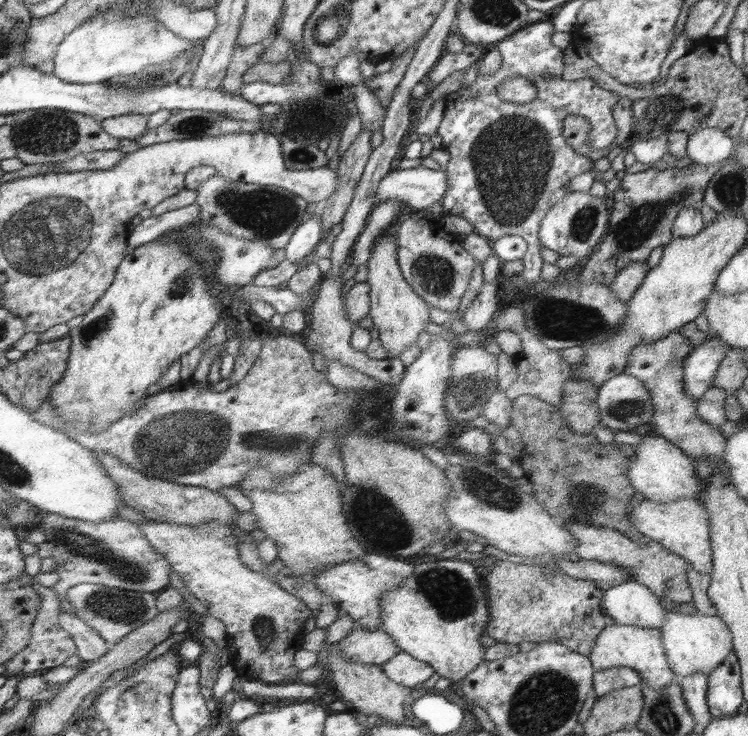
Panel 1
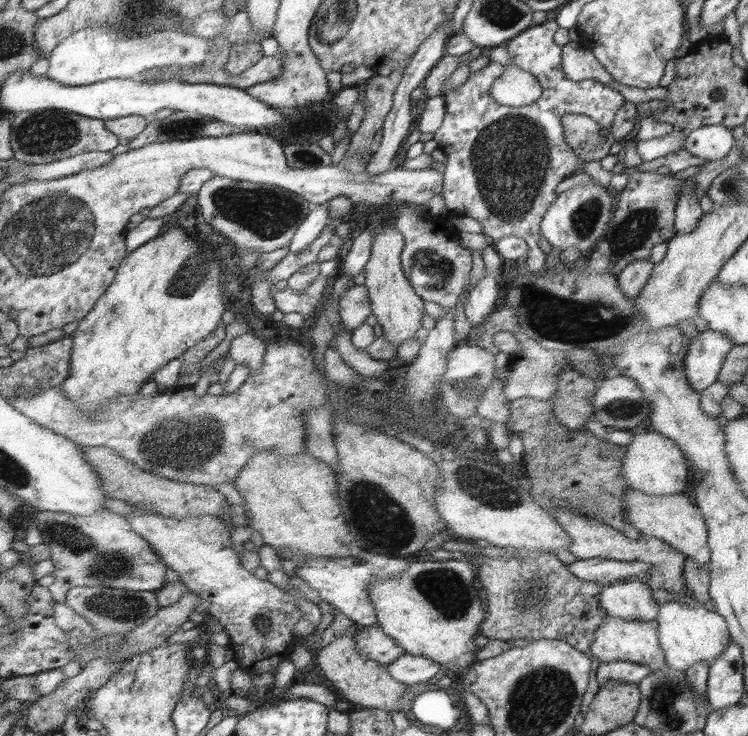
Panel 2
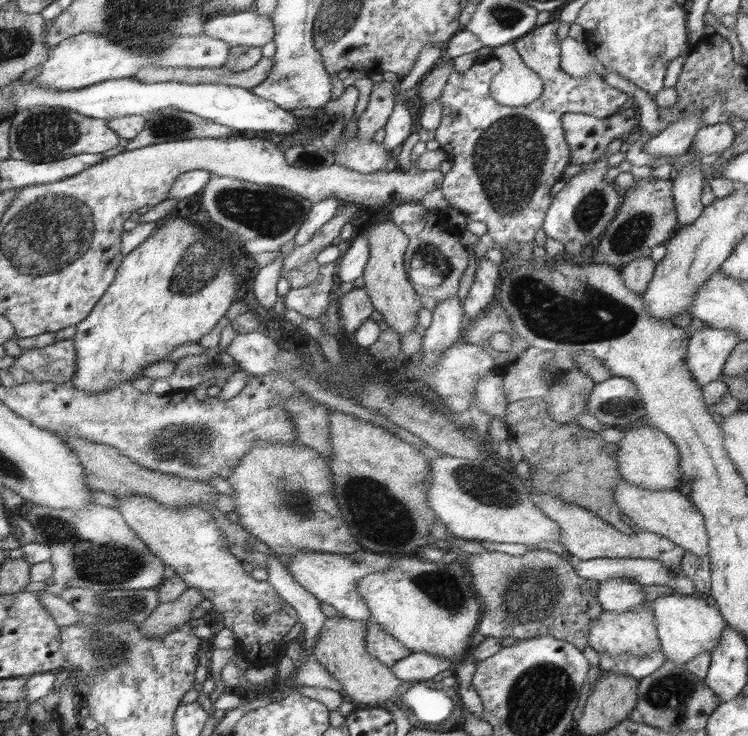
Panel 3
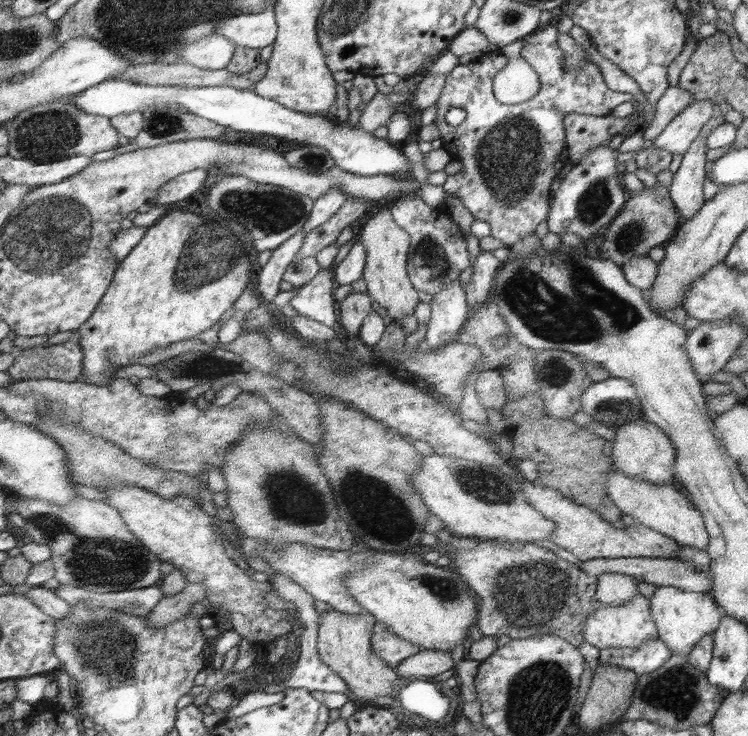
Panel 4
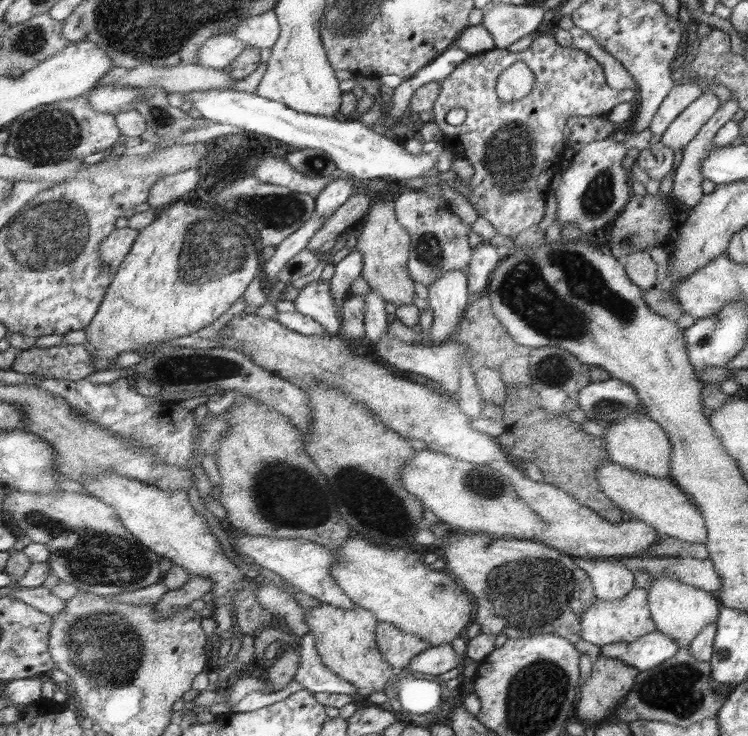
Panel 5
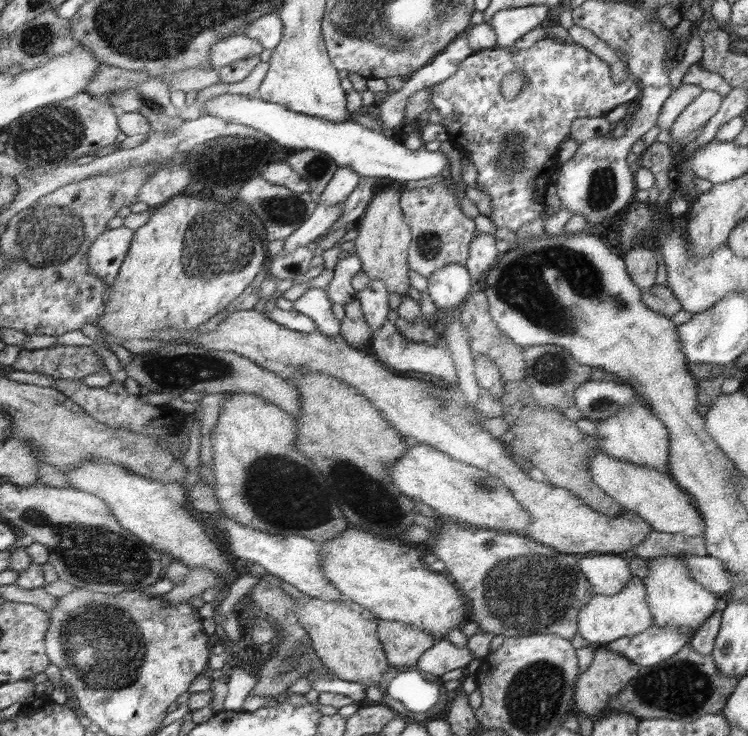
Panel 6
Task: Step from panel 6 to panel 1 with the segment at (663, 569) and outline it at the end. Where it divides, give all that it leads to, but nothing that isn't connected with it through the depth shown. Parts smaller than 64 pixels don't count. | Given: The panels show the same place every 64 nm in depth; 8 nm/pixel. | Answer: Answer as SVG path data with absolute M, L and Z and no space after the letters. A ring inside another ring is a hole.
M669 604L664 610L667 618L660 629L663 647L667 653L670 668L678 678L690 677L695 673L712 673L716 667L724 663L732 653L732 634L728 626L718 616L690 614L683 615L669 610Z

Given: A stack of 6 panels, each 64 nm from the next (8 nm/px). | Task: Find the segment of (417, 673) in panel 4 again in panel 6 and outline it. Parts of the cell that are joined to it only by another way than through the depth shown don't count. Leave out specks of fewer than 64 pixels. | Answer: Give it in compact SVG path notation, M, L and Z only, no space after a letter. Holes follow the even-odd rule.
M448 639L436 643L420 656L414 669L436 677L456 669L466 669L473 658L473 653L465 646L457 648Z

